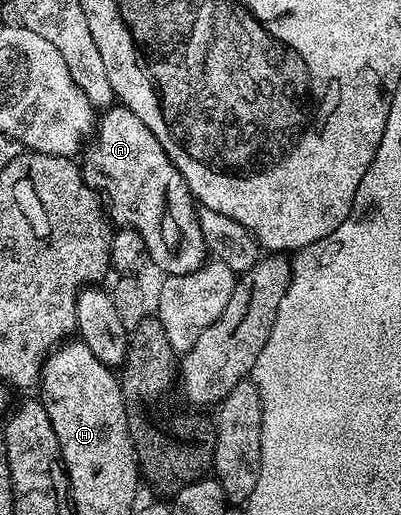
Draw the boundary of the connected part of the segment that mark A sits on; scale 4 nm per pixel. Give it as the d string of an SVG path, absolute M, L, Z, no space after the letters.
M116 103L99 114L94 130L94 140L83 154L82 172L84 181L95 189L101 198L106 199L106 213L109 218L116 217L115 224L134 229L142 239L147 260L161 269L161 274L173 277L193 273L206 261L206 250L196 217L197 206L192 192L182 179L178 167L162 151L162 143L154 139L154 131L134 115L125 105Z

